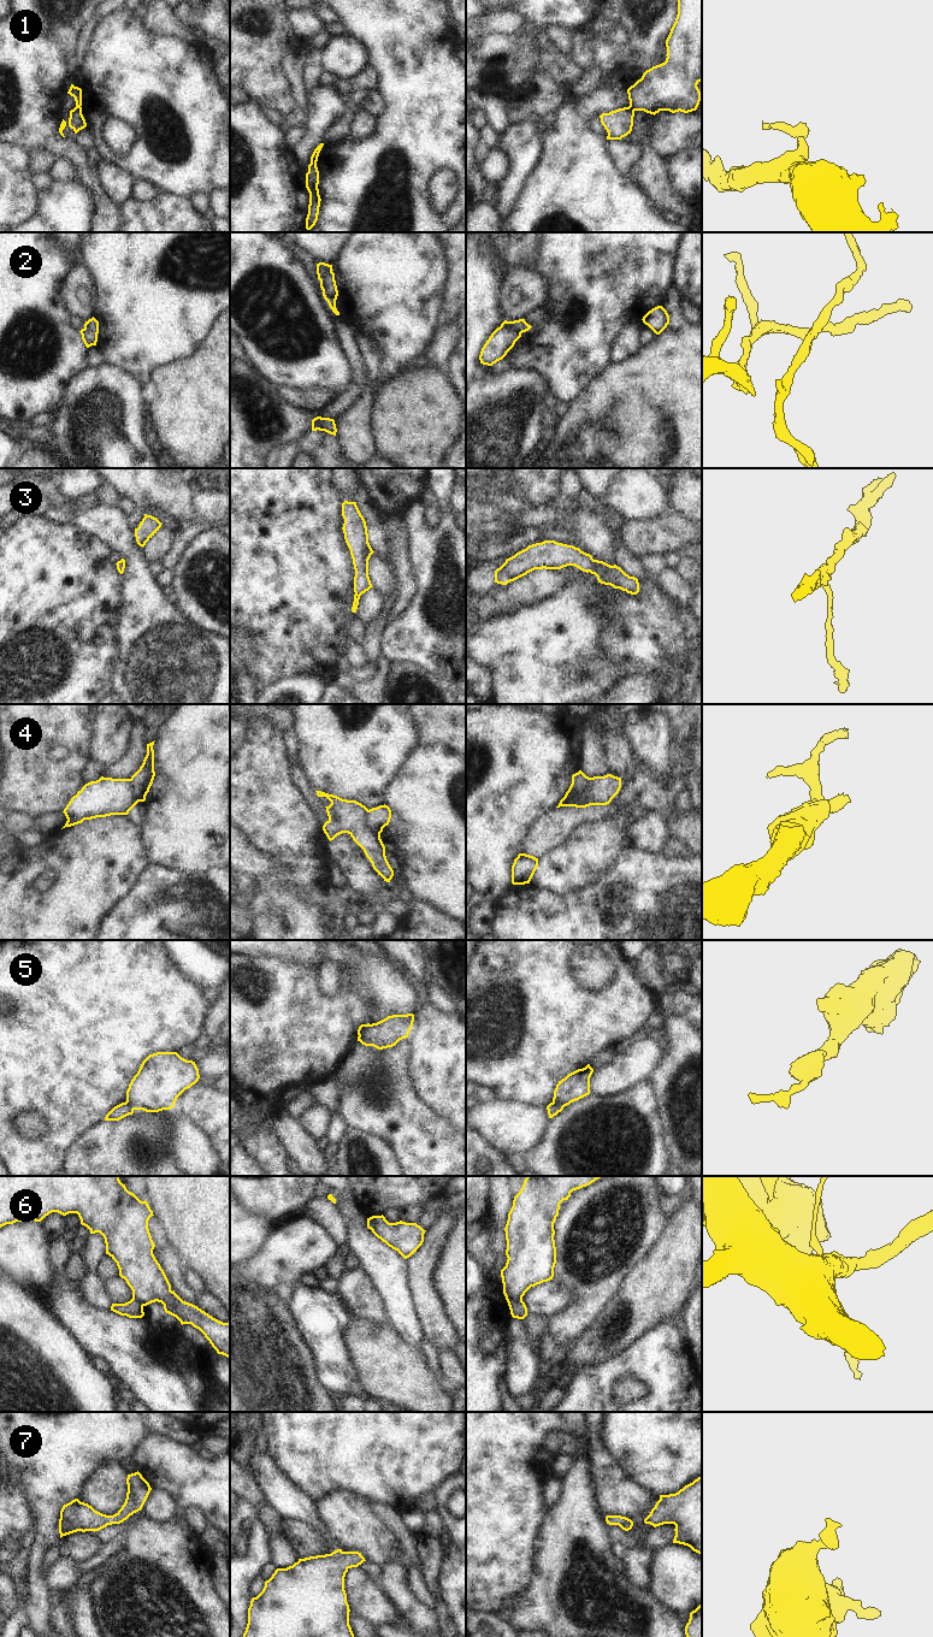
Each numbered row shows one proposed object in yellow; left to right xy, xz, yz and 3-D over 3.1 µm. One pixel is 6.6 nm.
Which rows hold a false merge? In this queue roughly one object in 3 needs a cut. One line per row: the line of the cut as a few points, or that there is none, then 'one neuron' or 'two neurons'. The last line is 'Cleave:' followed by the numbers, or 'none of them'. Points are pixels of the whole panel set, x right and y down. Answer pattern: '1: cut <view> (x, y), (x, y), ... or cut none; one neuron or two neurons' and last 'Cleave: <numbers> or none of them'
1: cut xz (311, 160), (316, 163); two neurons
2: cut none; one neuron
3: cut none; one neuron
4: cut xz (367, 810), (367, 822), (379, 834); two neurons
5: cut yz (553, 1101), (564, 1106); two neurons
6: cut yz (521, 1299), (512, 1299), (508, 1302); two neurons
7: cut none; one neuron
Cleave: 1, 4, 5, 6

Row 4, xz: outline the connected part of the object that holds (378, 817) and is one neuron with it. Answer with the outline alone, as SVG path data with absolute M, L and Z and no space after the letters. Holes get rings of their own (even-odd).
M379 805L368 810L368 823L371 828L380 834L383 828L389 825L391 810L388 805Z

